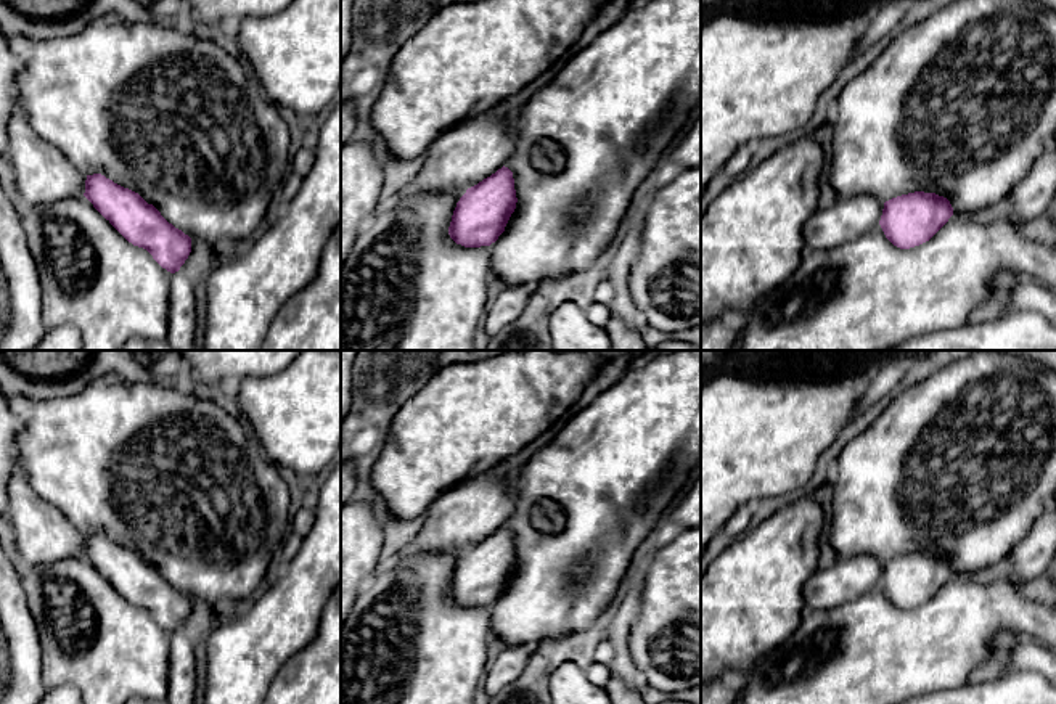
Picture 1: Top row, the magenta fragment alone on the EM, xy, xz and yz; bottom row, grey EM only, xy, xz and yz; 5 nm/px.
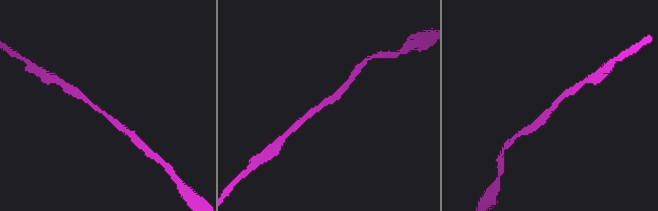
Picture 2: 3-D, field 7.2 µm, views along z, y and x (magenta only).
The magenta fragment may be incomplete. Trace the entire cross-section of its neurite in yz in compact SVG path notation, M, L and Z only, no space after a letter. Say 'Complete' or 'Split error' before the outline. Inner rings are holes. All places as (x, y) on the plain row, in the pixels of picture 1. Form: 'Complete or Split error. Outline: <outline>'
Split error. Outline: M976 350L952 362L894 397L881 416L841 452L833 477L833 516L829 543L837 559L871 555L884 563L879 585L900 609L929 601L953 574L1001 569L1013 548L1032 530L1048 501L1056 498L1056 373L1011 350Z

